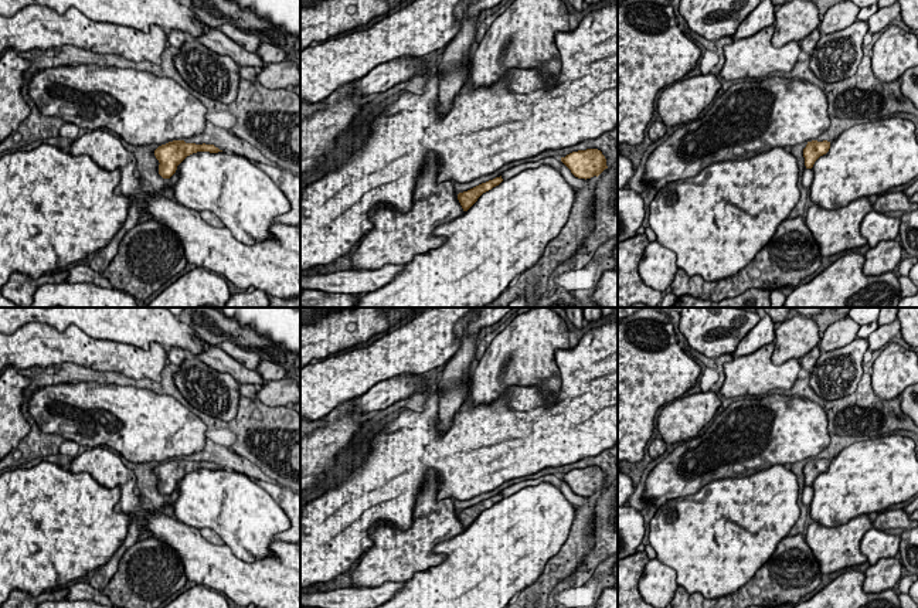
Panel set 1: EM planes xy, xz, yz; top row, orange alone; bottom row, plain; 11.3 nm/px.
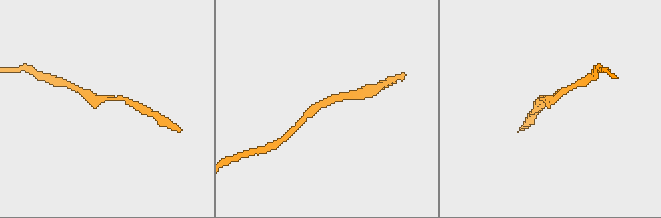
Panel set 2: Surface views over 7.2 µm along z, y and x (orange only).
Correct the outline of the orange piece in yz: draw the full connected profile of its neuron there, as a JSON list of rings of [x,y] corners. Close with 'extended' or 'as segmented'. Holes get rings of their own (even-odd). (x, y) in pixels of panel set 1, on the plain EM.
[[[812,458],[808,459],[806,465],[803,466],[803,475],[805,475],[805,483],[806,486],[812,486],[815,479],[826,472],[830,466],[830,459],[823,458],[823,459],[817,459],[817,458]]] | as segmented

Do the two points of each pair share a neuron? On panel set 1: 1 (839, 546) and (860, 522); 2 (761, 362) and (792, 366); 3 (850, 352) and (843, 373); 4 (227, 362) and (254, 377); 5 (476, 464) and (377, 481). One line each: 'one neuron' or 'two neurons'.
1: one neuron
2: one neuron
3: one neuron
4: one neuron
5: one neuron

